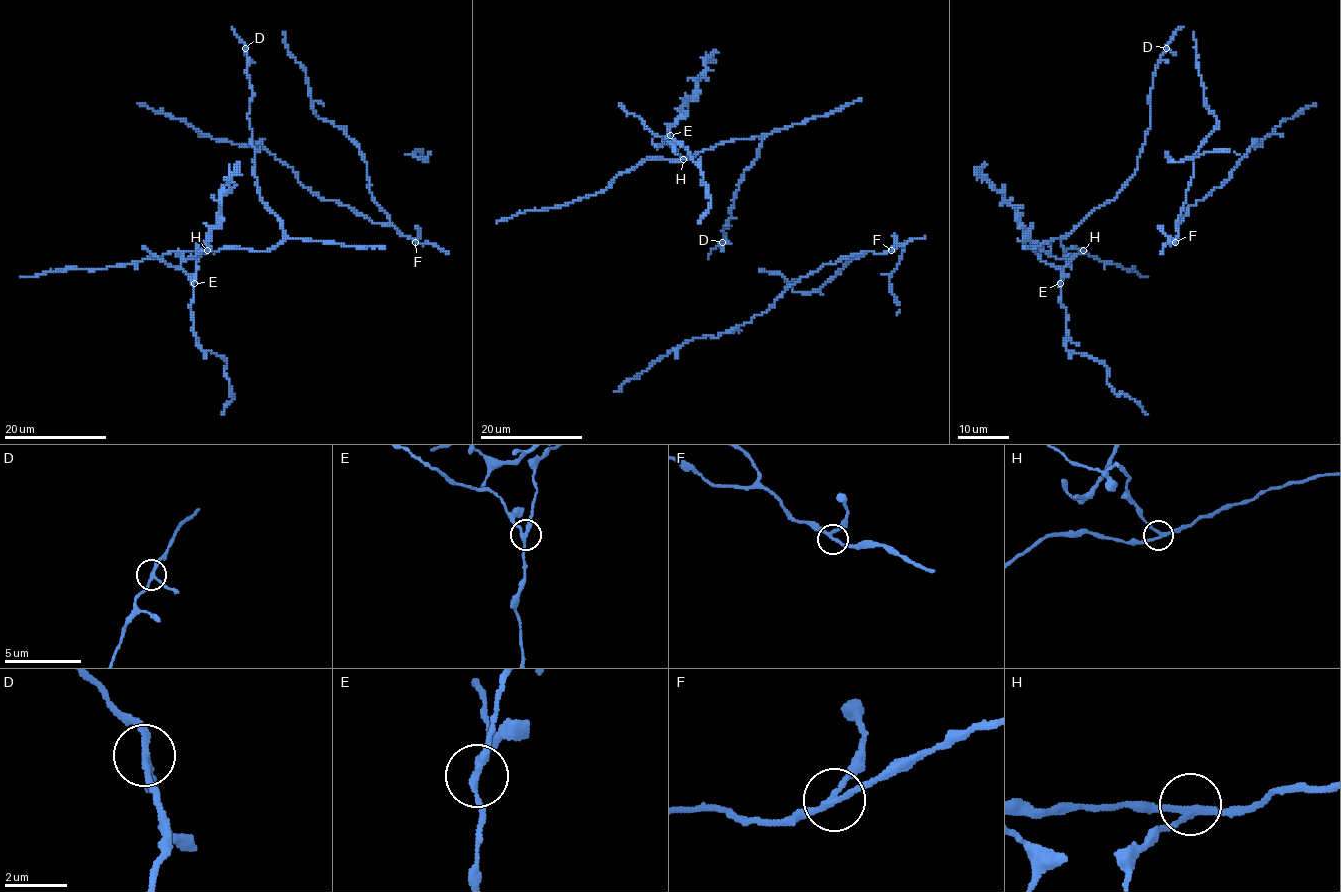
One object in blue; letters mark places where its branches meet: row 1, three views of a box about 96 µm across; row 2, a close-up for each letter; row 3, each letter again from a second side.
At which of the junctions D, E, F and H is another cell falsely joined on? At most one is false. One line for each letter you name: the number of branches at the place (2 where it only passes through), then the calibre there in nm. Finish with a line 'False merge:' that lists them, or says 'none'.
E: 3 branches meet; 190 nm thick
False merge: E

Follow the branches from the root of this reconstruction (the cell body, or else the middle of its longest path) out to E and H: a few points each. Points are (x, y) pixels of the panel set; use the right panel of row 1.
E: (1175, 53), (1165, 52), (1152, 78), (1137, 170), (1062, 240), (1063, 250), (1082, 252), (1065, 266), (1060, 284)
H: (1175, 53), (1165, 52), (1152, 78), (1137, 170), (1062, 240), (1063, 250), (1083, 250)

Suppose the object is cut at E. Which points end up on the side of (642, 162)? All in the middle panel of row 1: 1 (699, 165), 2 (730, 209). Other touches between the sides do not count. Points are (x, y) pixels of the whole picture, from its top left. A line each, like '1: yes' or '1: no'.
1: no
2: yes

